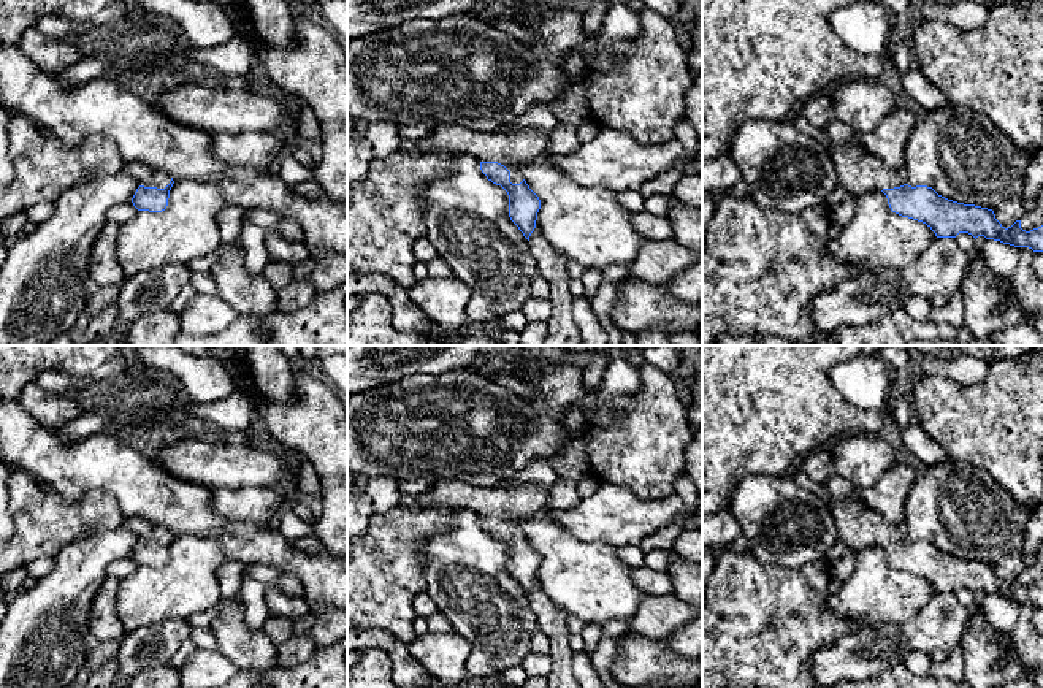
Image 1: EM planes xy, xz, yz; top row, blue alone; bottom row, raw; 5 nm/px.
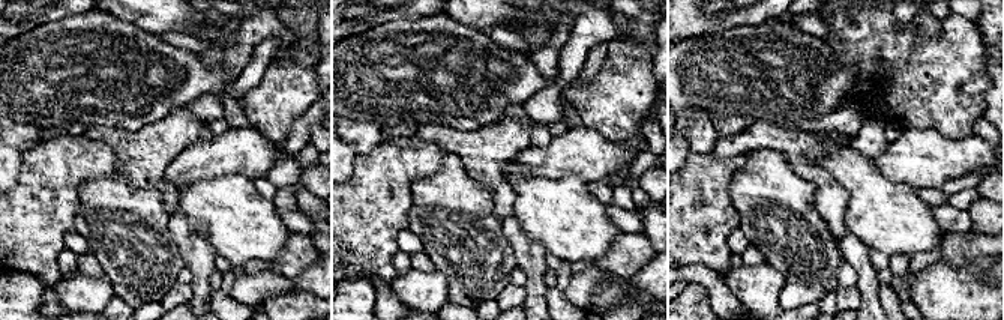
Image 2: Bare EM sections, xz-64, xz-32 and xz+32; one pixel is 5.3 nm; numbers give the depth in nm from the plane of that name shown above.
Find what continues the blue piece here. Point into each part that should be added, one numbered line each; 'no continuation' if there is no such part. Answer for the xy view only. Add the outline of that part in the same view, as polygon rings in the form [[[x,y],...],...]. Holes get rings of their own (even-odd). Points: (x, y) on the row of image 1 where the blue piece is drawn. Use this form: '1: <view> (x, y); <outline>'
1: xy (145, 175); [[[143,162],[125,163],[124,171],[135,178],[139,182],[139,185],[144,187],[165,189],[171,181],[171,176],[166,171],[151,168]]]

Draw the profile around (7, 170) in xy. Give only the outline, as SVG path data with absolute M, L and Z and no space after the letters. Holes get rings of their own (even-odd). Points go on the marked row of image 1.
M0 103L0 189L13 182L16 171L10 157L8 124L11 113Z

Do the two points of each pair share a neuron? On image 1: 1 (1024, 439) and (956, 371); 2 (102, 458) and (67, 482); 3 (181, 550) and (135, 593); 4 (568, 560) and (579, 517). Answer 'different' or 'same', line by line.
1: different
2: same
3: same
4: different

